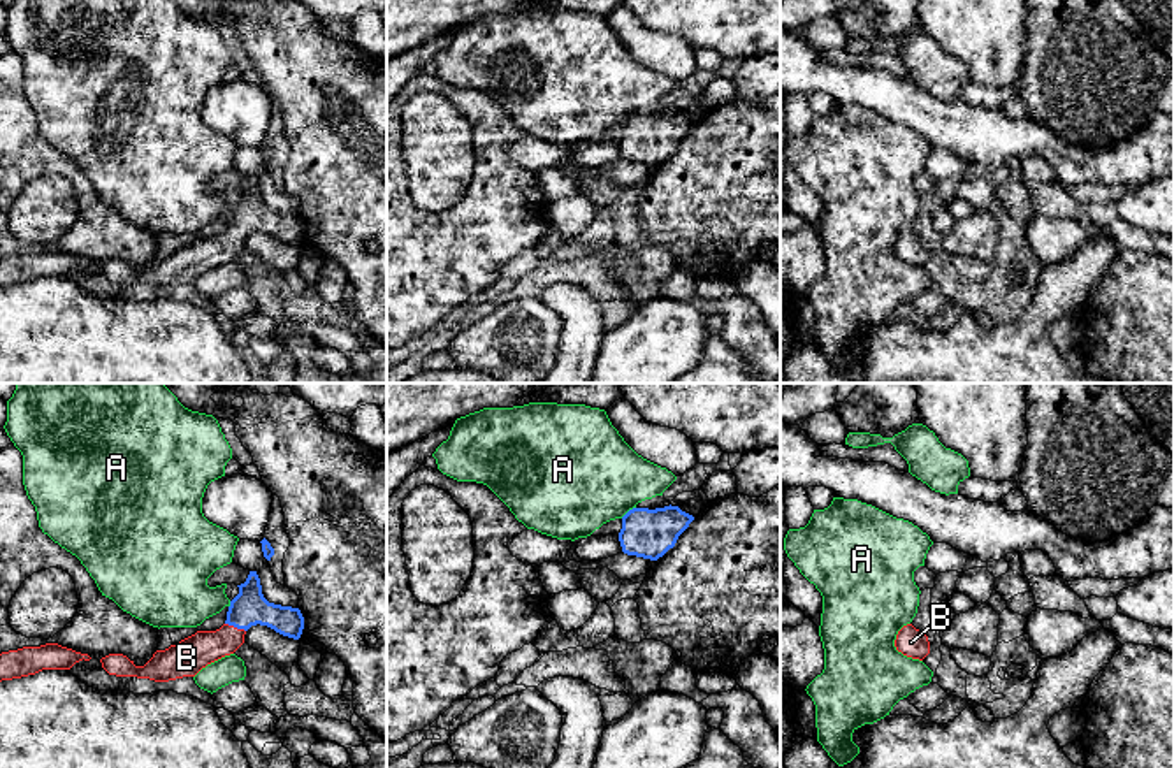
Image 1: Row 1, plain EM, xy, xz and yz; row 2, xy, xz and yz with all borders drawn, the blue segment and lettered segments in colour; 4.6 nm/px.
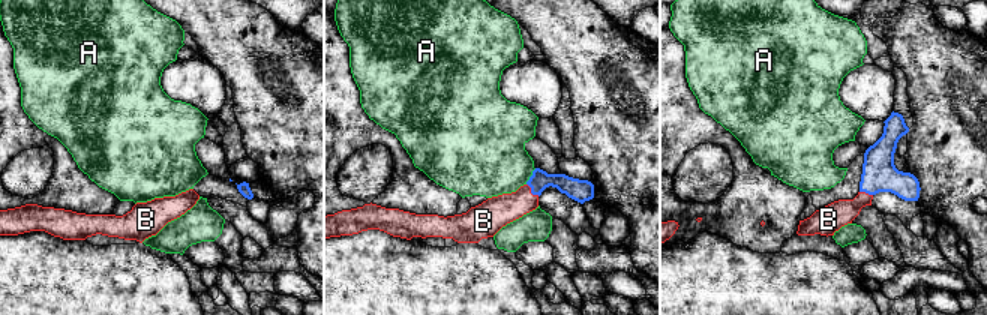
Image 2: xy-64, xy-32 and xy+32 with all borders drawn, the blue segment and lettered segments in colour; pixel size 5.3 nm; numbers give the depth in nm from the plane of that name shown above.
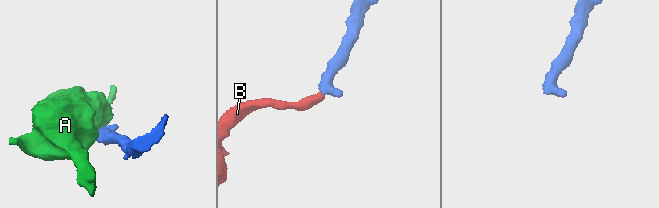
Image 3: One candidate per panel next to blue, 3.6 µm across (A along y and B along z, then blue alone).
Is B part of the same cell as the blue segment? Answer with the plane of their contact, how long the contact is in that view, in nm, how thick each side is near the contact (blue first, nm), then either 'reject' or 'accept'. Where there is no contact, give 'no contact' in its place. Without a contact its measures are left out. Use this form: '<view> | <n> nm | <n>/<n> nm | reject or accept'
xy | 100 nm | 160/160 nm | accept

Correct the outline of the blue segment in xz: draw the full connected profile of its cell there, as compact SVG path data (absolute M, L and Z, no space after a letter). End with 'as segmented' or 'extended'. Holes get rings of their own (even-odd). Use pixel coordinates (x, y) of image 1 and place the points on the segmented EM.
M671 504L656 510L633 508L622 517L619 533L622 552L657 561L675 547L692 520L692 515Z | as segmented

